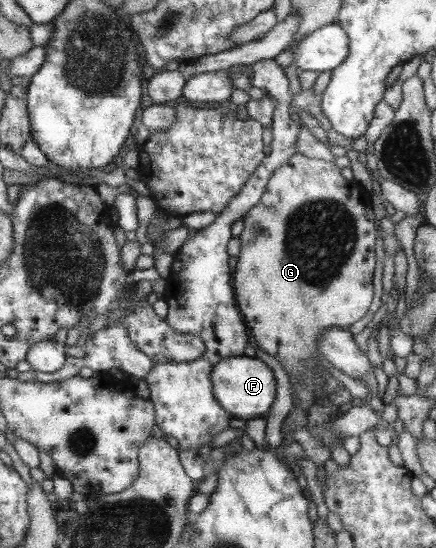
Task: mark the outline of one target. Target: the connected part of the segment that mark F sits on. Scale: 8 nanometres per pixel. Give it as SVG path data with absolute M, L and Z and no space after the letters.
M247 355L226 357L213 366L213 395L221 403L224 411L234 418L250 421L252 418L264 417L264 412L272 408L276 396L276 381L273 369L256 357Z

